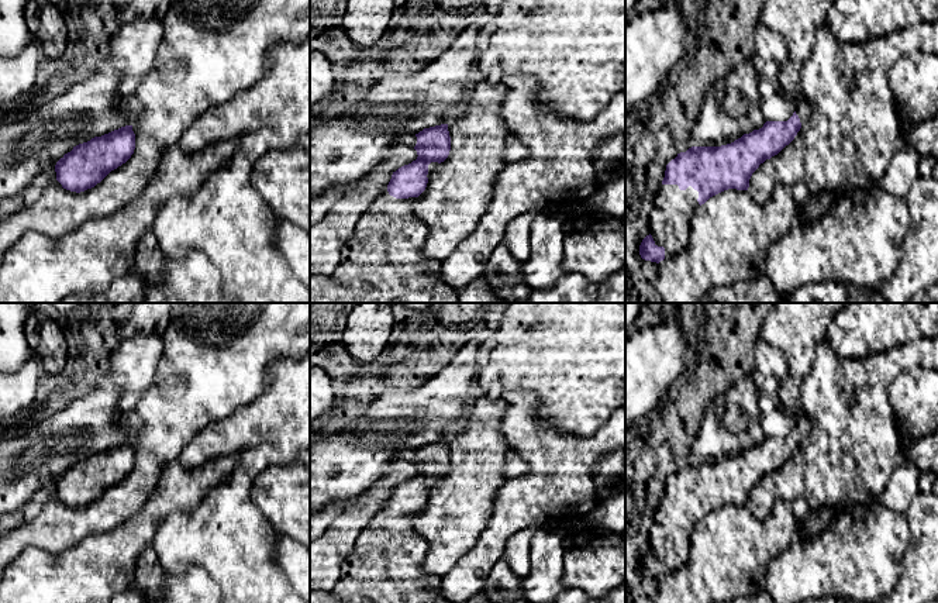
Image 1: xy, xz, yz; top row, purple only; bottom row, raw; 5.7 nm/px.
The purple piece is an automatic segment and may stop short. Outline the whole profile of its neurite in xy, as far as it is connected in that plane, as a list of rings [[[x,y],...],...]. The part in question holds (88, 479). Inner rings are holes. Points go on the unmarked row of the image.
[[[132,441],[73,462],[55,480],[56,496],[70,507],[85,507],[125,479],[135,465]]]

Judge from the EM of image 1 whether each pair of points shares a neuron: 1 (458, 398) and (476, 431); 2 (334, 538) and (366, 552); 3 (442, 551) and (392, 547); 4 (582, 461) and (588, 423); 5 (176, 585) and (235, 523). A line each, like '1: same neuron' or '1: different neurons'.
1: different neurons
2: different neurons
3: different neurons
4: different neurons
5: different neurons

